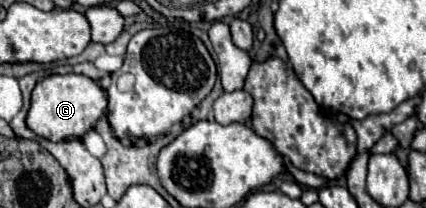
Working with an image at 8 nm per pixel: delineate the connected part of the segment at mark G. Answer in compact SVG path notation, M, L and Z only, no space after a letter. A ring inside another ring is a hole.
M47 75L37 81L31 93L31 107L27 113L27 127L49 141L63 141L69 137L81 137L89 131L97 119L105 113L107 99L103 89L85 75Z

